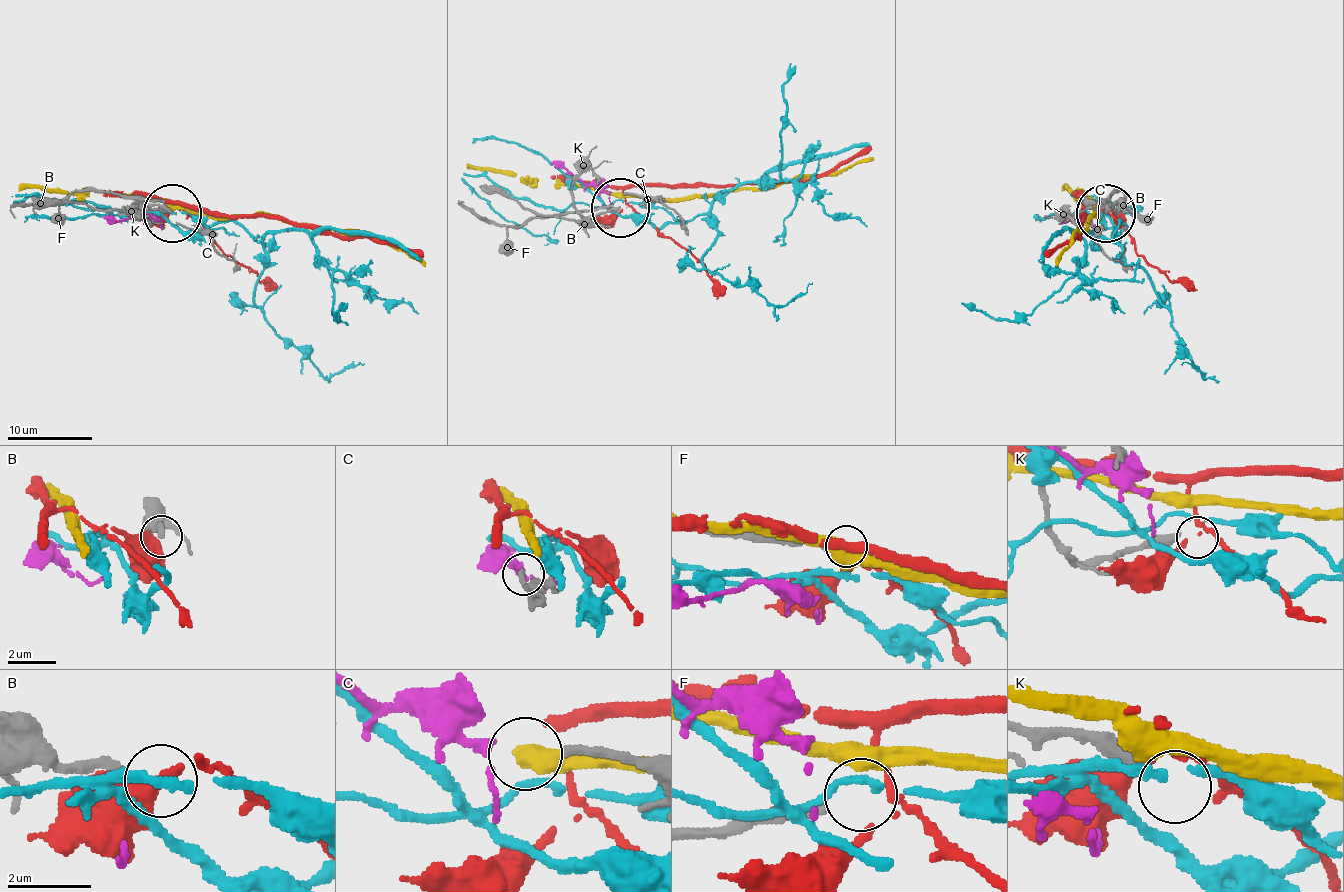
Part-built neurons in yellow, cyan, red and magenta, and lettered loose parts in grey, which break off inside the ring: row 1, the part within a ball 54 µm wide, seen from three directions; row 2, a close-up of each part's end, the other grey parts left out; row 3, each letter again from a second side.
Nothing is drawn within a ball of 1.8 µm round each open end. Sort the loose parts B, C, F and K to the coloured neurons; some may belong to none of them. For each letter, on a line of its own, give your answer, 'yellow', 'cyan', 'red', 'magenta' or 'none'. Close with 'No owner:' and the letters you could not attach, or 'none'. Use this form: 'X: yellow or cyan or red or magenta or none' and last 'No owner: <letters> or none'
B: none
C: magenta
F: none
K: none
No owner: B, F, K

